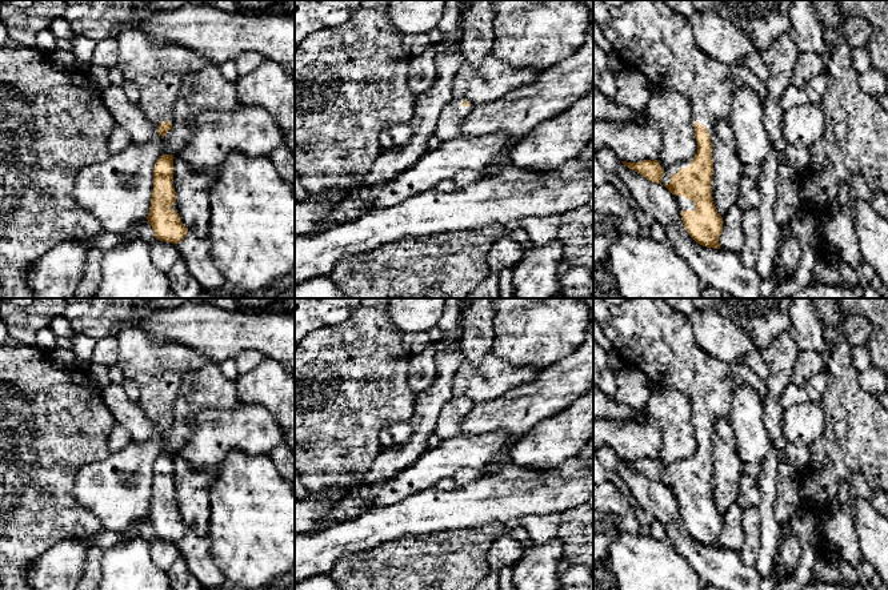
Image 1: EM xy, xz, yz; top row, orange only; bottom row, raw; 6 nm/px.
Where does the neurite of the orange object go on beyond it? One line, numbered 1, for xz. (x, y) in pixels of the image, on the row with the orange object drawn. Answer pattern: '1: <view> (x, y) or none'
1: xz (450, 123)

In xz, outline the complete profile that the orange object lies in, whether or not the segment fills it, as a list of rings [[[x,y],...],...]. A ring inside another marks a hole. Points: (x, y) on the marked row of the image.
[[[451,99],[437,120],[435,135],[440,140],[451,140],[461,135],[461,124],[475,105],[465,99]]]

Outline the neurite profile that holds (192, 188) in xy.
[[[173,156],[173,181],[177,213],[188,232],[199,237],[208,236],[211,218],[209,188],[215,177],[211,173],[193,172],[184,160]]]

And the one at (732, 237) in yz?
[[[735,204],[723,216],[723,232],[719,238],[720,249],[739,254],[744,241],[743,209]]]

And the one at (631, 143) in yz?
[[[649,119],[644,124],[593,121],[593,150],[609,148],[619,161],[657,160],[661,148],[661,127]]]

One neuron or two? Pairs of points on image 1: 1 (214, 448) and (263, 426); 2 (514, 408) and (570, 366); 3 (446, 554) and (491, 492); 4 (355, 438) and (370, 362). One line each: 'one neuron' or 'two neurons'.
1: one neuron
2: one neuron
3: two neurons
4: one neuron

